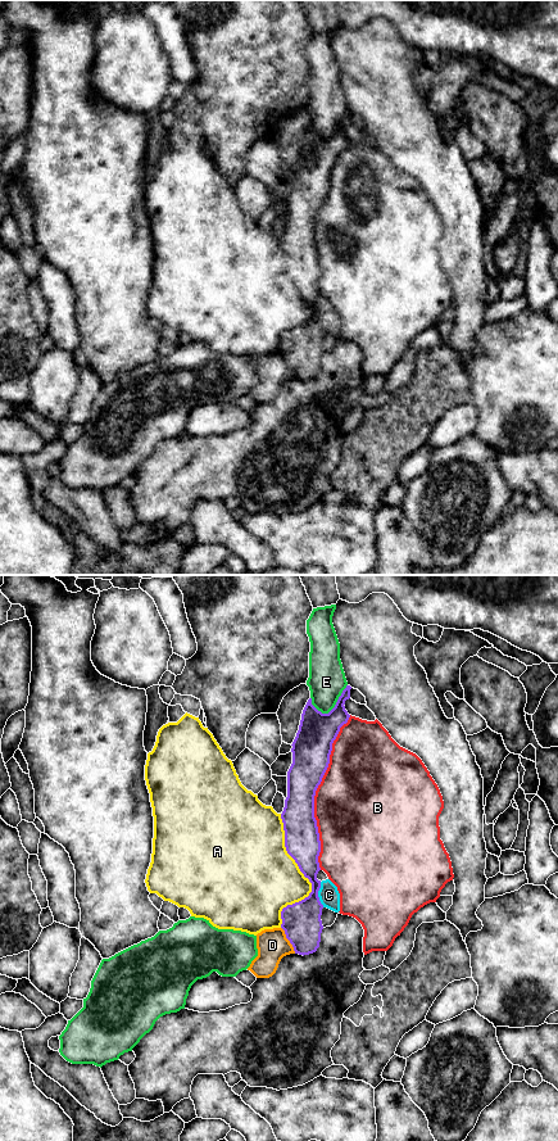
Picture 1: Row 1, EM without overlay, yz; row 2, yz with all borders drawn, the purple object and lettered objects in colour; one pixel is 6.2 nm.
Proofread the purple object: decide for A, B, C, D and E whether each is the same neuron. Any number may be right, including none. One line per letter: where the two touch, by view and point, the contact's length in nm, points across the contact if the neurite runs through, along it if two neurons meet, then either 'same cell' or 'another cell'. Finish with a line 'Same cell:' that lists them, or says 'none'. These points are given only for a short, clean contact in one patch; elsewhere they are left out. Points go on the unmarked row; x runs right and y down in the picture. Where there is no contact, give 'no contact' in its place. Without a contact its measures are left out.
A: yz (305, 302) | 700 nm | another cell
B: yz (314, 217) | 1000 nm | another cell
C: yz (317, 320) | 160 nm | along yz (320, 307), (318, 325), (323, 331) | another cell
D: yz (287, 363) | 190 nm | across yz (302, 348), (287, 363), (272, 370) | same cell
E: yz (334, 132) | 260 nm | another cell
Same cell: D

